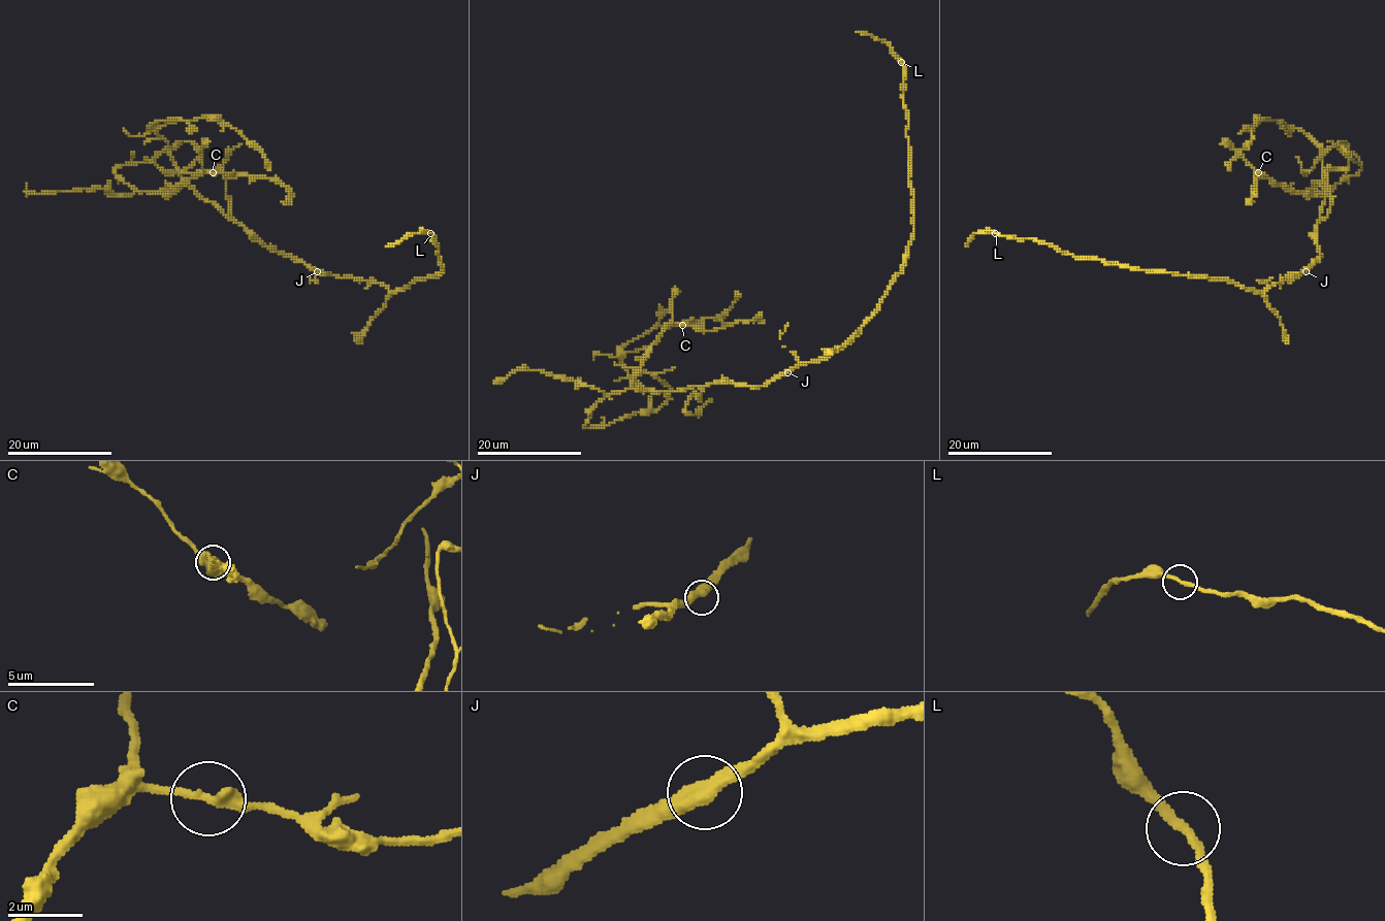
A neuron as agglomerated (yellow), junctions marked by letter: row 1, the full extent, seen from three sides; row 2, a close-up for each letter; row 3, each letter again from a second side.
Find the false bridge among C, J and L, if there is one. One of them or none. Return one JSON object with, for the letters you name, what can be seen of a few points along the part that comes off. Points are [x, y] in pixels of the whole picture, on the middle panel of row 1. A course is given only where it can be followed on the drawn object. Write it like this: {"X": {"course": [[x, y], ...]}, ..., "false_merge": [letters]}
{"false_merge": []}

